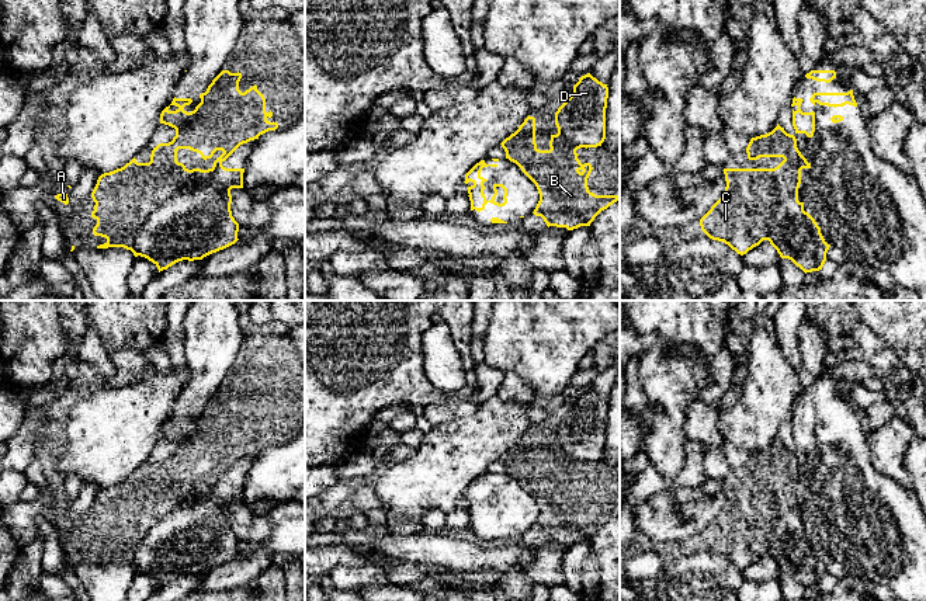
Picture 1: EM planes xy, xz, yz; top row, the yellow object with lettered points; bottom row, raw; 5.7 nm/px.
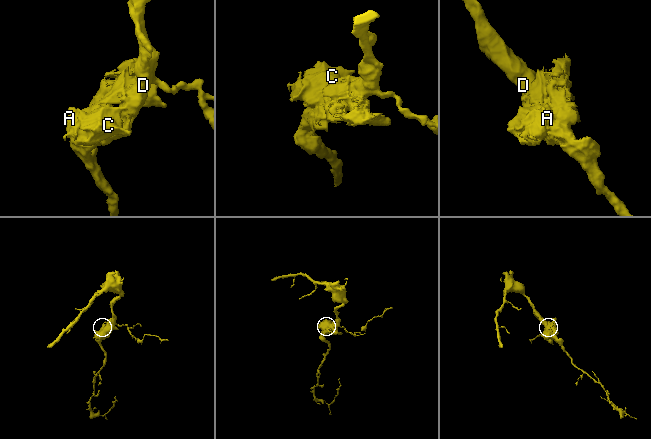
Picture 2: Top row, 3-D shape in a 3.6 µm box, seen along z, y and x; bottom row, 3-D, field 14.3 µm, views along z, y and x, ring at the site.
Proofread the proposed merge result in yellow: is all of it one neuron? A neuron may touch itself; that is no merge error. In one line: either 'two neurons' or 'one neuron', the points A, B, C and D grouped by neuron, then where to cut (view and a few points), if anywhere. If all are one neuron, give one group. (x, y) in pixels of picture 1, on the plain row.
one neuron; groups A B C D; cut none

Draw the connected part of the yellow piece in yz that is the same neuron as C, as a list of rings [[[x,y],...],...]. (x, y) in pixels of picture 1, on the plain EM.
[[[777,438],[771,447],[752,452],[746,468],[749,475],[784,475],[774,483],[724,483],[725,507],[700,534],[701,545],[741,570],[769,555],[781,573],[791,574],[805,588],[822,584],[830,559],[825,556],[815,534],[804,525],[804,517],[798,515],[801,484],[811,483],[811,477],[798,465],[795,451]]]

